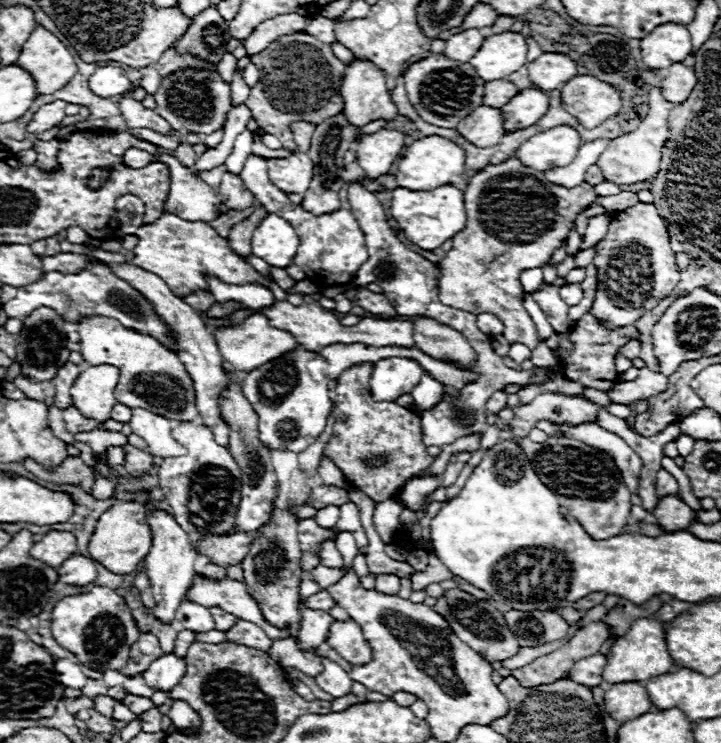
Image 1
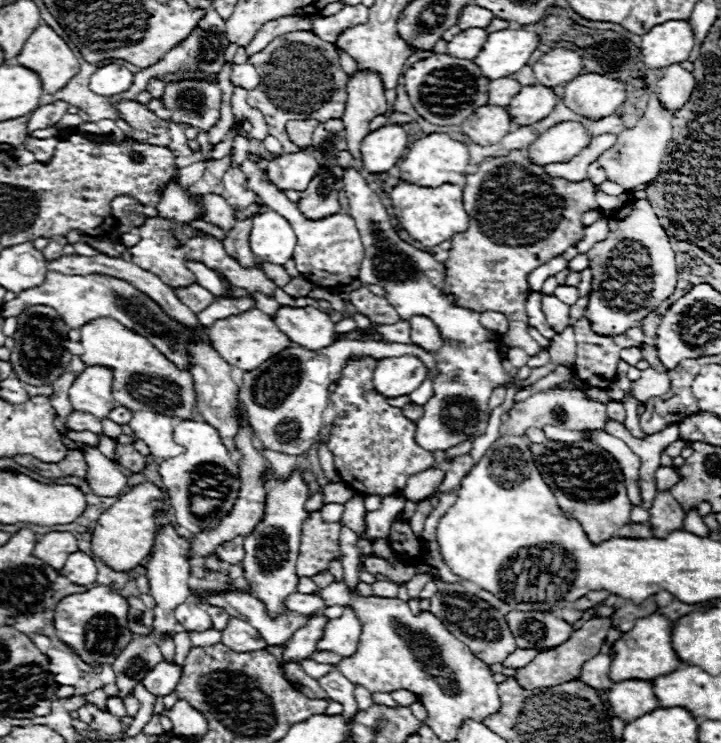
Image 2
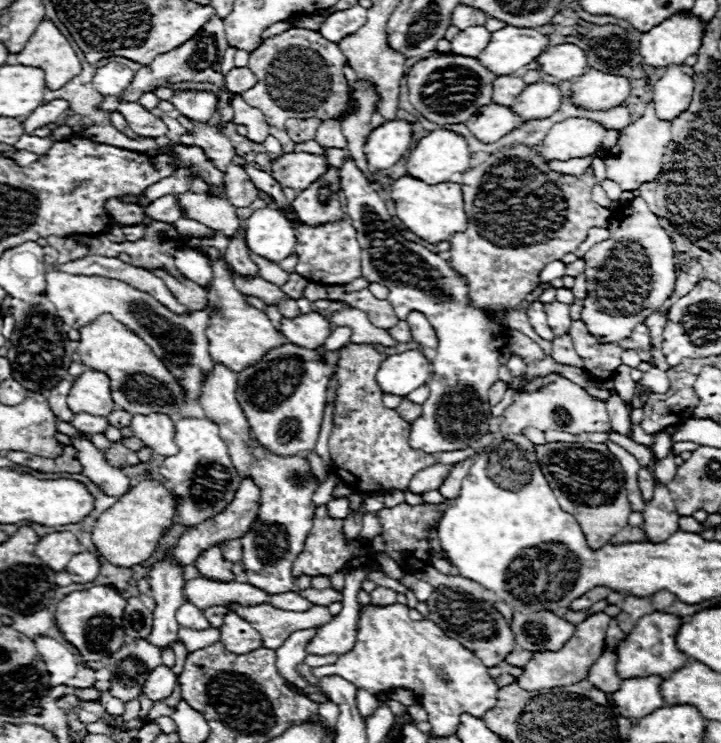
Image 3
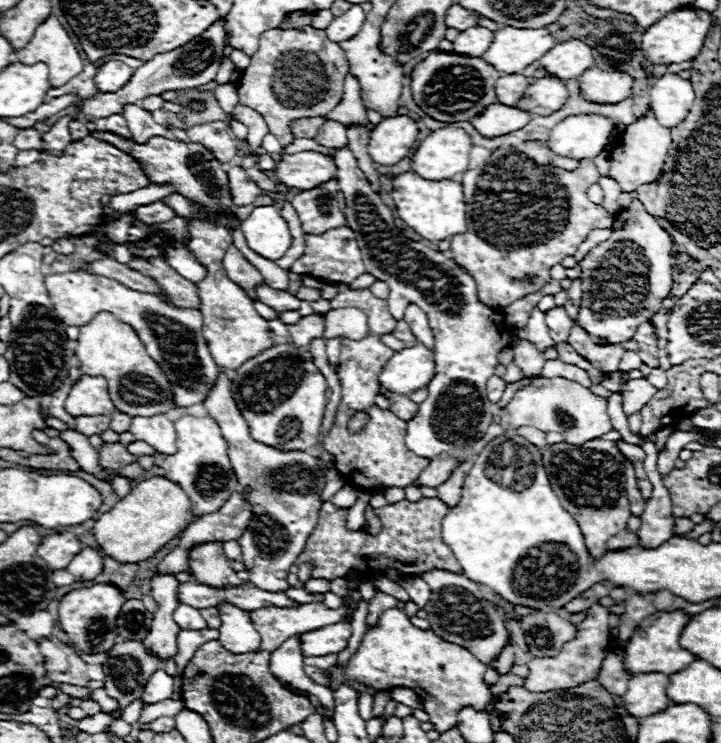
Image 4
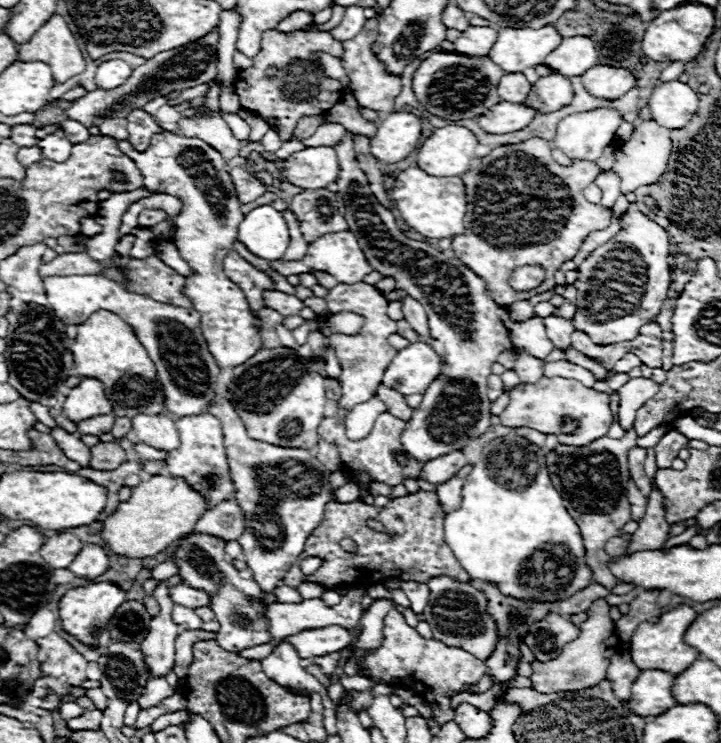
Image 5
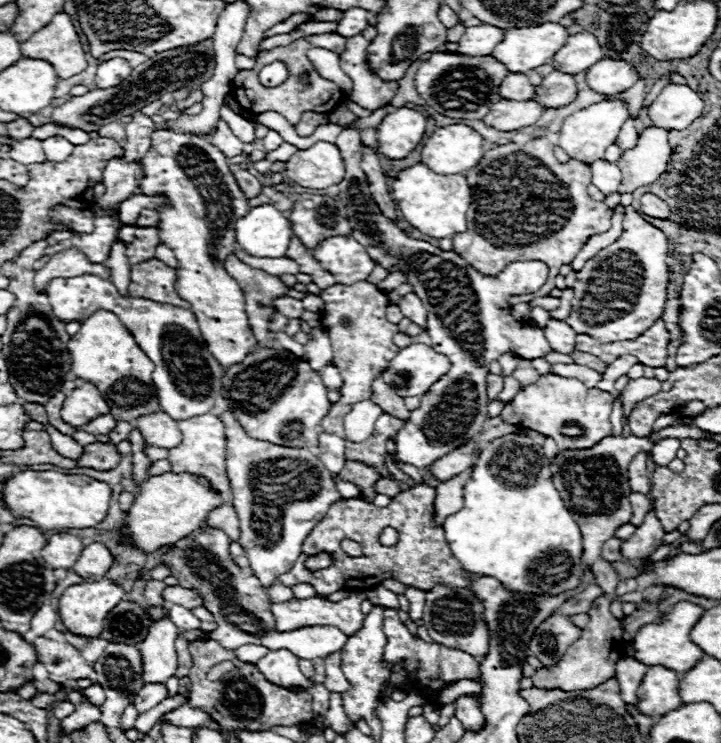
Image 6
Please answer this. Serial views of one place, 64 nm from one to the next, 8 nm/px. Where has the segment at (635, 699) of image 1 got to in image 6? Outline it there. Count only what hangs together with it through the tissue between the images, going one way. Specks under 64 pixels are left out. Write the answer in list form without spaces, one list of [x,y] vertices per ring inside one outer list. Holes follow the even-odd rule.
[[[650,666],[640,688],[636,710],[646,716],[662,716],[664,712],[676,710],[682,704],[680,692],[680,674],[664,668],[664,666]]]

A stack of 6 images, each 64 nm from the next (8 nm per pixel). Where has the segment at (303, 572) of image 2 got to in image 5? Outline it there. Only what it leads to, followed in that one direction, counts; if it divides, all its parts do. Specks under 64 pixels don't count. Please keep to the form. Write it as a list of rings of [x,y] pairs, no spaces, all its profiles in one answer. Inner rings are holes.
[[[418,490],[416,494],[406,494],[402,498],[390,500],[384,508],[376,508],[358,500],[346,504],[332,500],[326,504],[326,512],[320,526],[316,526],[316,530],[308,536],[304,554],[300,554],[300,560],[308,556],[320,556],[324,558],[324,564],[310,576],[304,576],[300,572],[300,564],[294,564],[292,570],[288,570],[288,574],[284,576],[284,584],[298,586],[300,582],[316,582],[324,590],[332,590],[336,586],[364,588],[378,584],[384,578],[428,584],[430,578],[436,578],[440,574],[456,578],[458,582],[472,582],[472,578],[454,558],[450,546],[444,542],[442,522],[444,512],[438,506],[436,492]],[[368,520],[378,520],[384,526],[384,532],[374,532],[368,526]],[[388,532],[392,532],[394,538],[390,538]],[[346,536],[354,538],[354,542],[358,544],[358,554],[342,552],[338,542]]]

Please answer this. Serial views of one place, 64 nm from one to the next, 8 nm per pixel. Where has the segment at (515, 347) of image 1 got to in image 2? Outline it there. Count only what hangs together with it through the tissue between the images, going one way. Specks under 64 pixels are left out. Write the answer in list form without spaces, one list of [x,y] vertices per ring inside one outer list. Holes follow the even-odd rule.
[[[510,348],[508,354],[506,354],[506,358],[510,360],[510,364],[512,364],[514,368],[522,368],[522,366],[526,366],[526,362],[528,362],[528,356],[526,356],[522,350],[516,350],[516,348]]]

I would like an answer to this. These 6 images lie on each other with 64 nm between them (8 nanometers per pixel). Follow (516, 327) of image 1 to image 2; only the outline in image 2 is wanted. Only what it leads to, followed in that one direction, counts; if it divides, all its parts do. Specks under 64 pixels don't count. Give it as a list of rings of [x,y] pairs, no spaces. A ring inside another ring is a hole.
[[[512,150],[508,156],[492,156],[484,160],[474,174],[466,176],[464,186],[464,210],[468,210],[470,226],[464,234],[452,236],[450,258],[446,266],[446,292],[458,298],[458,304],[476,312],[502,312],[508,318],[509,328],[504,334],[504,346],[522,348],[528,356],[536,356],[540,346],[528,334],[526,298],[530,294],[528,274],[548,260],[562,256],[570,246],[576,246],[584,238],[586,226],[582,224],[582,214],[590,210],[600,210],[594,198],[596,186],[586,178],[582,182],[568,182],[564,178],[552,178],[544,172],[544,166],[536,166],[522,150]]]

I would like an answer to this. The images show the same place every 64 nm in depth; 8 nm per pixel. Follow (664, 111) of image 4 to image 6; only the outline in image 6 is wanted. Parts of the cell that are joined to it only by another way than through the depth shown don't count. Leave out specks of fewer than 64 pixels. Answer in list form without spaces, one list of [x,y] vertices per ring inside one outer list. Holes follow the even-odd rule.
[[[668,84],[650,104],[648,116],[654,126],[664,130],[684,130],[702,114],[702,106],[698,92],[686,84]]]

